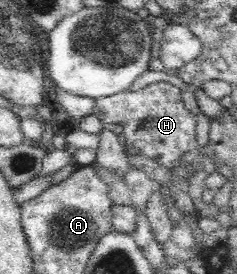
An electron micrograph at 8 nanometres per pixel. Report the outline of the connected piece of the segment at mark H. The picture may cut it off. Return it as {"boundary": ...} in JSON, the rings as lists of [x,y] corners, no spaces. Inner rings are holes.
{"boundary":[[[168,82],[151,83],[138,91],[121,93],[95,100],[93,114],[102,123],[118,123],[123,126],[123,140],[138,149],[141,155],[157,159],[159,165],[175,169],[179,177],[189,177],[185,165],[177,167],[177,159],[189,149],[195,150],[195,115],[191,115],[179,99],[179,88]]]}

